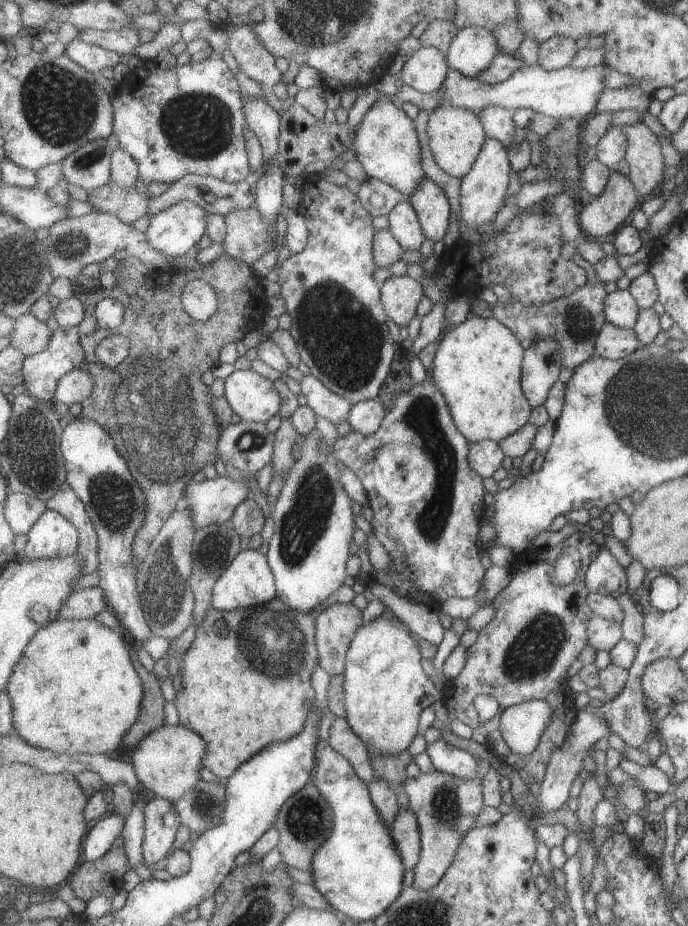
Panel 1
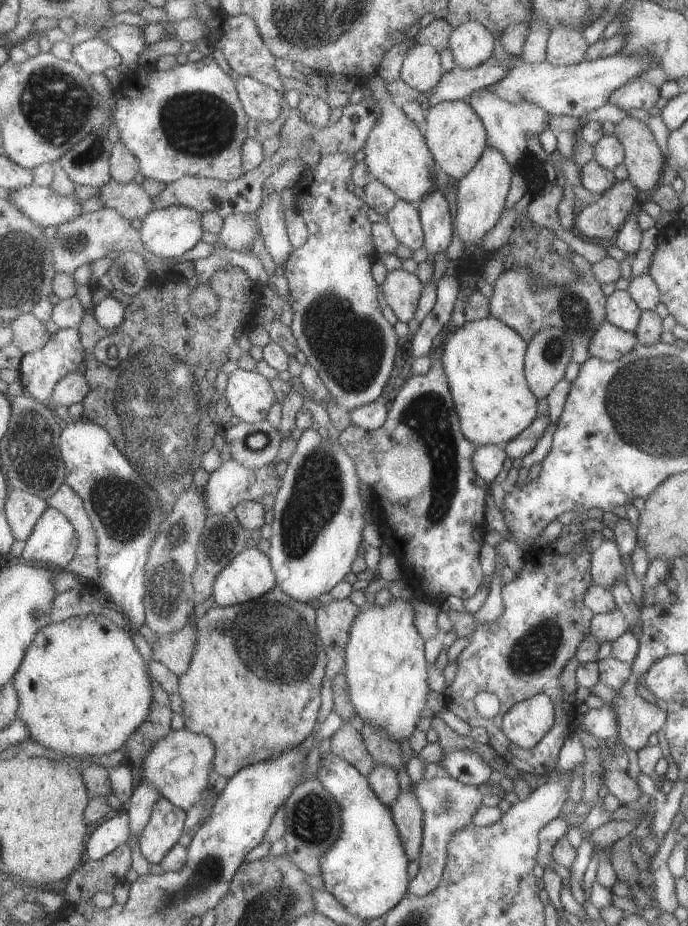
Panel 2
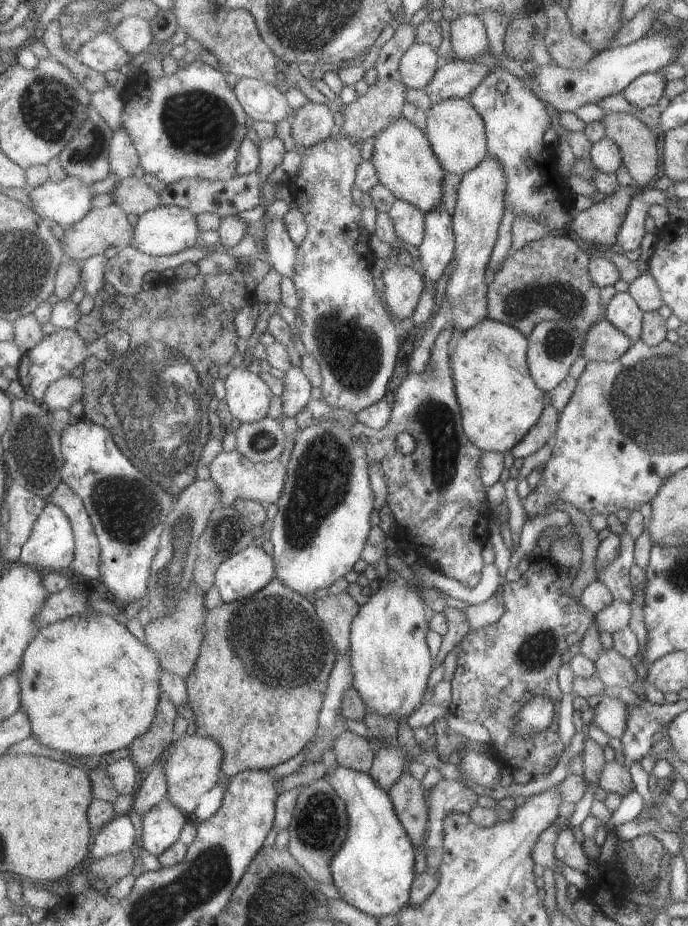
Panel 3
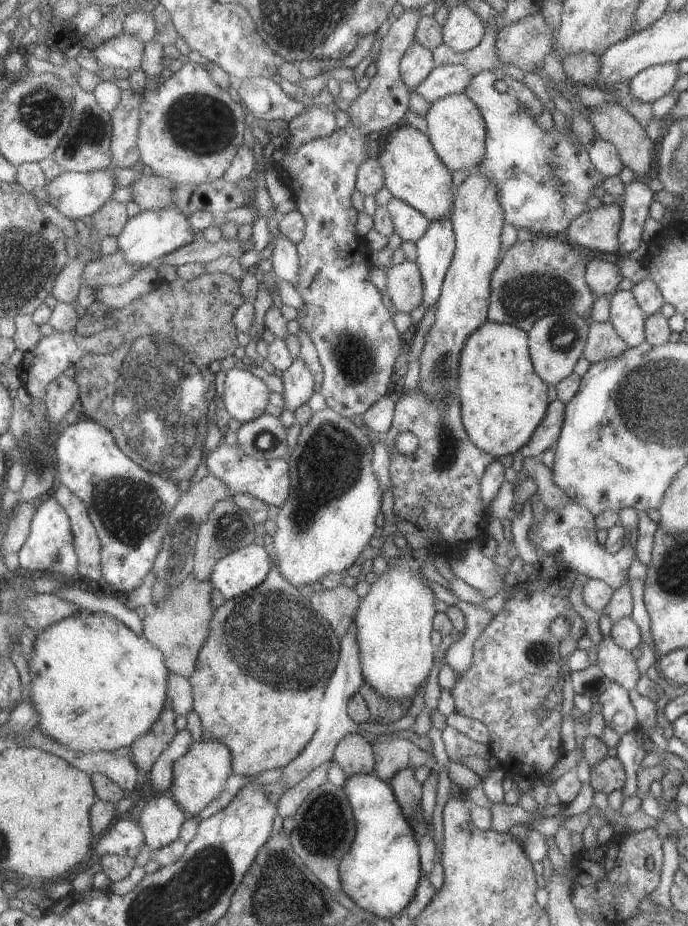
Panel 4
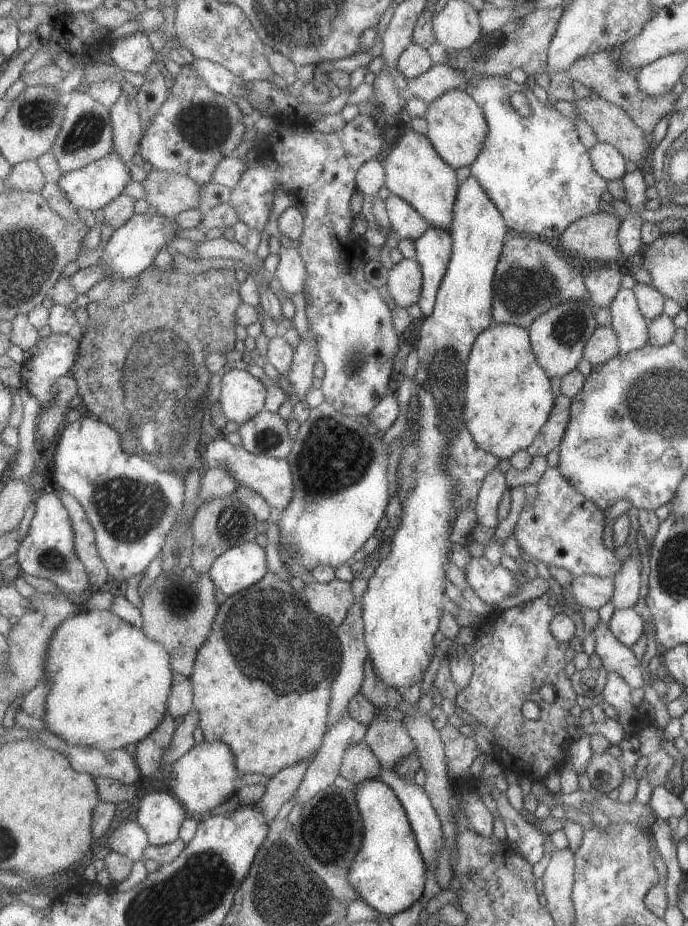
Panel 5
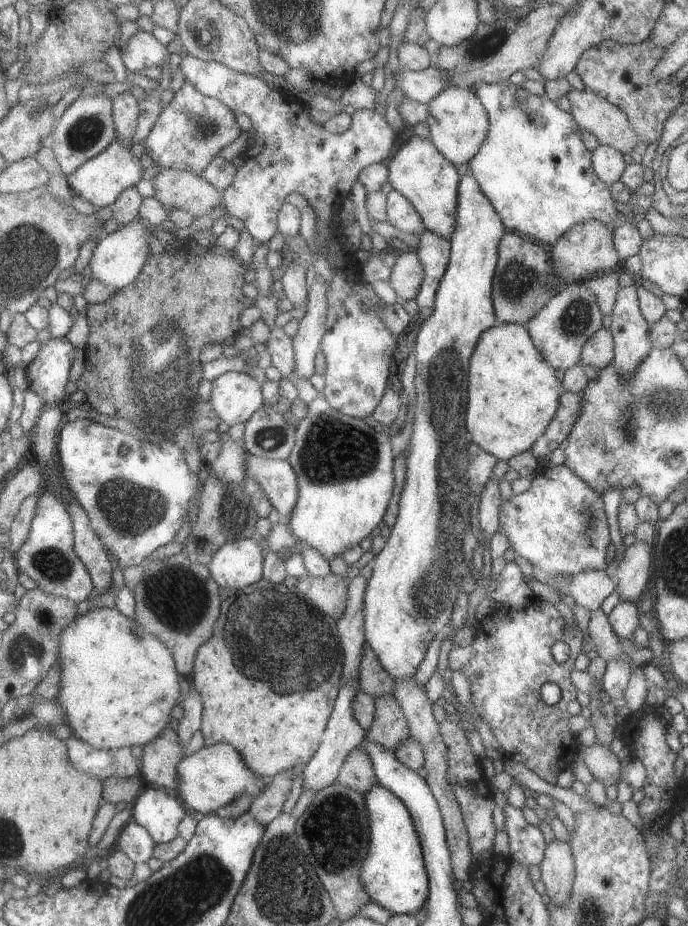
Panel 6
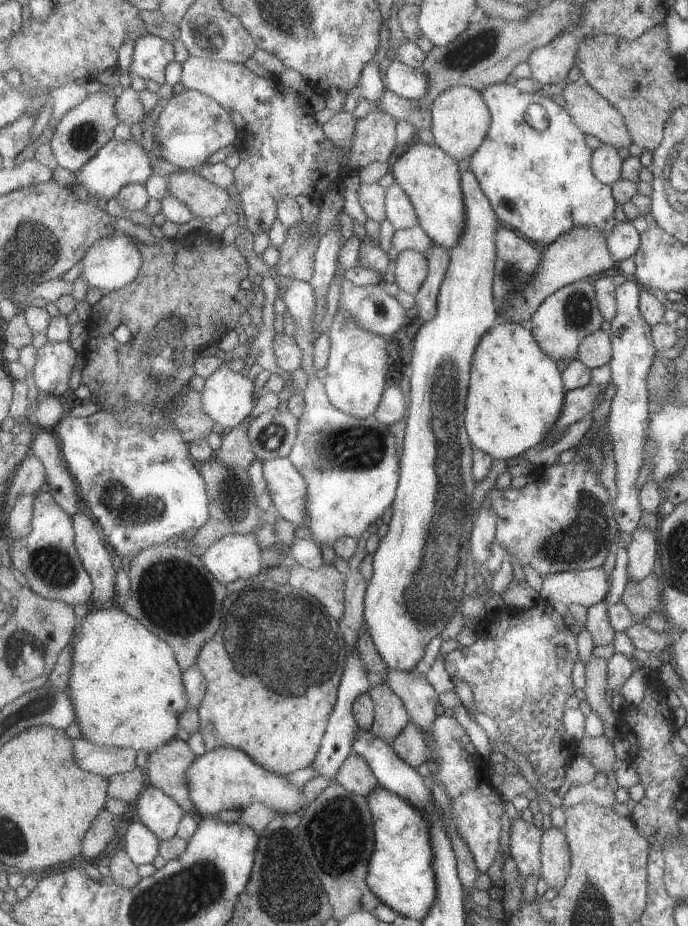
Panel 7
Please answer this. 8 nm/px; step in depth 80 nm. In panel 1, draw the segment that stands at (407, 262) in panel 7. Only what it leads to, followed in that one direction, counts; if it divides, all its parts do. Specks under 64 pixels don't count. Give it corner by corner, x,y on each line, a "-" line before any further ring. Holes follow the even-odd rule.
408,275
386,279
381,287
382,301
388,318
400,327
409,326
417,316
421,298
425,296
423,286

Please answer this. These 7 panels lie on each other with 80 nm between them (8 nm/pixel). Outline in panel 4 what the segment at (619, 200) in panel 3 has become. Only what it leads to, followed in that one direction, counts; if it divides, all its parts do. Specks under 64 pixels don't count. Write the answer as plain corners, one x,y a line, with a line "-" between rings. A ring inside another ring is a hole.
621,198
609,206
587,210
567,226
563,239
590,251
617,255
617,233
621,223

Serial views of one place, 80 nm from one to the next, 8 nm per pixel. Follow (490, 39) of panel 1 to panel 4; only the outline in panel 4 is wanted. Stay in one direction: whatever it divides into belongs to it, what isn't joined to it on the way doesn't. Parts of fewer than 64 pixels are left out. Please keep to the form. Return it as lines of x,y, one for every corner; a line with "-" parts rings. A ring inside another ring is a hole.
465,5
450,9
442,30
444,44
457,53
477,48
487,32
483,20

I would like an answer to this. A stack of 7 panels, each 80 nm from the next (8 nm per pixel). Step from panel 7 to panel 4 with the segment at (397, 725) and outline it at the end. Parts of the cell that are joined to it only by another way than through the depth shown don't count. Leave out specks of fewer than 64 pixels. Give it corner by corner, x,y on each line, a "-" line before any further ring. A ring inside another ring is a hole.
379,734
372,745
377,762
375,775
389,784
397,772
409,766
425,766
430,770
439,767
433,752
425,752
411,740
397,737
394,734

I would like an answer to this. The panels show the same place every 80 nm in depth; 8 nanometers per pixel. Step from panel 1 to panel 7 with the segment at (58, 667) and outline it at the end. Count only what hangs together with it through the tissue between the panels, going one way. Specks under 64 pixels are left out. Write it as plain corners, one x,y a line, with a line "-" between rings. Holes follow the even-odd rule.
90,607
89,612
84,618
80,620
77,634
71,640
73,650
75,650
75,666
71,672
71,680
69,682
69,696
75,702
75,710
77,710
77,723
80,725
82,731
82,738
89,740
98,746
109,747
129,747
137,751
145,751
146,753
153,754
157,748
165,746
169,740
173,740
177,736
177,730
181,729
181,714
189,709
191,704
191,696
187,692
187,686
184,682
183,670
177,661
173,648
161,638
158,638
153,632
150,632
139,620
127,614
126,610
121,607
113,607
111,609
103,608
97,609

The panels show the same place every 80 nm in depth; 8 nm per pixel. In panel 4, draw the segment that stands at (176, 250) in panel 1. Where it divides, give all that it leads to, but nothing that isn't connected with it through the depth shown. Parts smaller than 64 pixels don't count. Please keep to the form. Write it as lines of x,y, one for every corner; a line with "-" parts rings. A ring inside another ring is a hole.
177,206
169,208
169,210
141,210
138,215
130,219
130,222
127,222
123,232
116,238
116,252
123,252
127,256
127,260
133,264
144,267
151,265
154,260
159,260
175,250
195,242
197,232
191,226
187,216

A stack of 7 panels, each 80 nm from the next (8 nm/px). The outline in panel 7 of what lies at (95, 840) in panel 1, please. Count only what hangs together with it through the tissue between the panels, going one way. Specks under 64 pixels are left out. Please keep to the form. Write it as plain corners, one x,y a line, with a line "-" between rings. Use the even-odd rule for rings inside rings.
143,822
130,824
125,835
125,849
135,864
151,864
160,855
161,840

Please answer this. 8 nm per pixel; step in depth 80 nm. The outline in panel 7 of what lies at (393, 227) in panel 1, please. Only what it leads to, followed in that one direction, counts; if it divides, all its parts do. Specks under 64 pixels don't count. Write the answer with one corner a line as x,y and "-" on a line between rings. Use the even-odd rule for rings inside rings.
395,182
391,184
390,188
386,189
388,221
394,226
394,229
409,229
420,226
415,206
407,192
403,191
403,186
399,182

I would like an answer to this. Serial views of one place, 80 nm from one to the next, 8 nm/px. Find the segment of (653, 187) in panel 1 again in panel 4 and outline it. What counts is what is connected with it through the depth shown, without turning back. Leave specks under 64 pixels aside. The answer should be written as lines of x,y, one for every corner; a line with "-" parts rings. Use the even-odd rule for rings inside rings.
603,104
599,108
586,108
587,121
593,127
595,135
605,142
611,142
618,152
623,167
634,171
637,178
646,179
651,170
653,160
653,141
651,141
644,130
621,106
614,104

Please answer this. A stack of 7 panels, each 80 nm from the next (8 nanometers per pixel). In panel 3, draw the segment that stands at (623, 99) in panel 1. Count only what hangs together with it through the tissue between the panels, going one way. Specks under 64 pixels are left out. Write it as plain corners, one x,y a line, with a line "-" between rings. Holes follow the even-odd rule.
647,72
635,78
620,94
627,100
628,104
645,108
653,106
663,95
663,88
667,80
657,72

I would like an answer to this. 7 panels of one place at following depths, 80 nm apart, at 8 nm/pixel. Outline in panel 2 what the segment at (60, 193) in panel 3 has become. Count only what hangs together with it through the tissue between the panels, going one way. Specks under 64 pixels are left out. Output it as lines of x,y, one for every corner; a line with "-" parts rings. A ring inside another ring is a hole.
31,185
19,190
4,192
19,210
23,211
33,222
43,228
62,225
81,214
81,202
73,197
66,197
53,190
53,187

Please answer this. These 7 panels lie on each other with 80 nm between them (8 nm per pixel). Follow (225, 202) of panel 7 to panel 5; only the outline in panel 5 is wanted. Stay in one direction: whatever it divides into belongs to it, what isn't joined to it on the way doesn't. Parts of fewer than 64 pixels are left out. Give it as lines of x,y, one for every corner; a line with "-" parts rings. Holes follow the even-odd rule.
154,169
143,182
148,204
157,213
176,220
185,210
201,208
199,194
205,186
191,176
179,172
164,172

